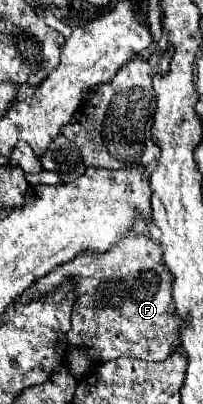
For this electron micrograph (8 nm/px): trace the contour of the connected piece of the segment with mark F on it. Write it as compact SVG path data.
M123 237L117 245L101 255L81 253L73 261L37 279L37 283L33 283L33 287L29 287L29 291L25 291L17 303L31 303L33 299L51 295L65 279L71 279L75 285L73 327L67 333L67 343L69 347L85 349L85 355L91 359L93 365L119 357L163 361L167 359L167 355L173 353L173 345L179 347L179 327L183 321L175 315L175 303L171 297L173 275L163 265L163 249L157 241L151 241L147 237Z

